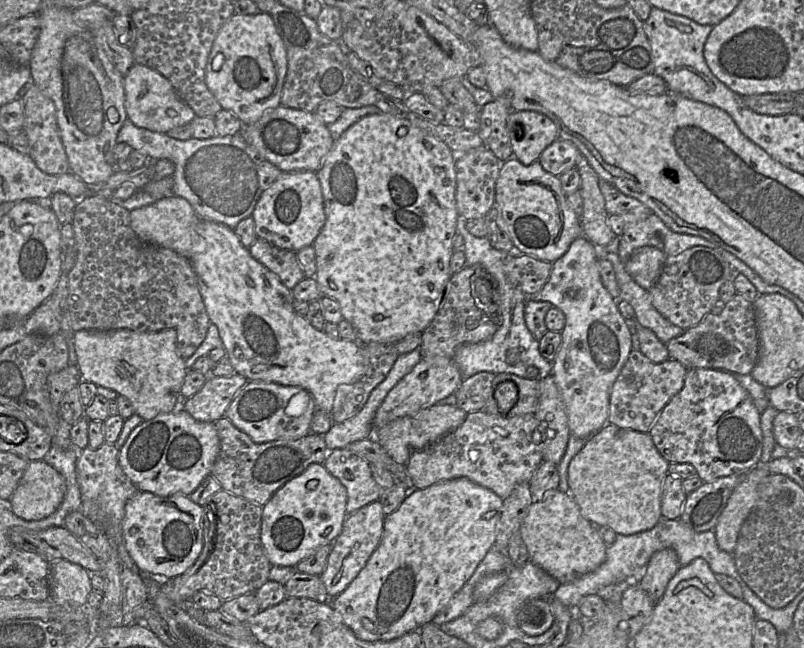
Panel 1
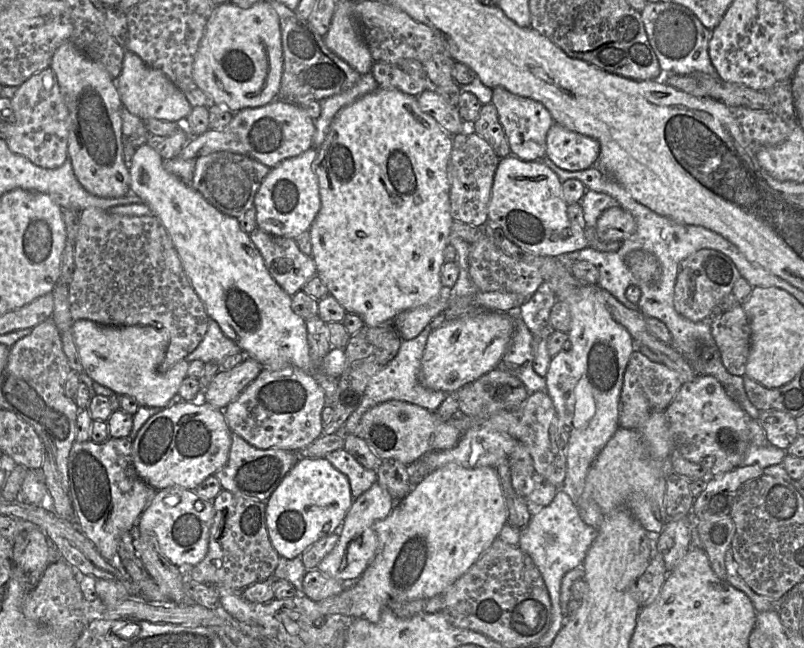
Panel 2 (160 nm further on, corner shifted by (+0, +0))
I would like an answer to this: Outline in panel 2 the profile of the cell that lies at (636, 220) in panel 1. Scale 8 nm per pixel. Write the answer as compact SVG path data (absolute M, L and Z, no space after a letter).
M587 190L579 201L586 227L584 228L585 236L588 240L590 248L597 251L617 251L622 245L622 242L601 241L596 234L595 225L598 217L603 211L608 208L619 206L618 201L606 193Z

